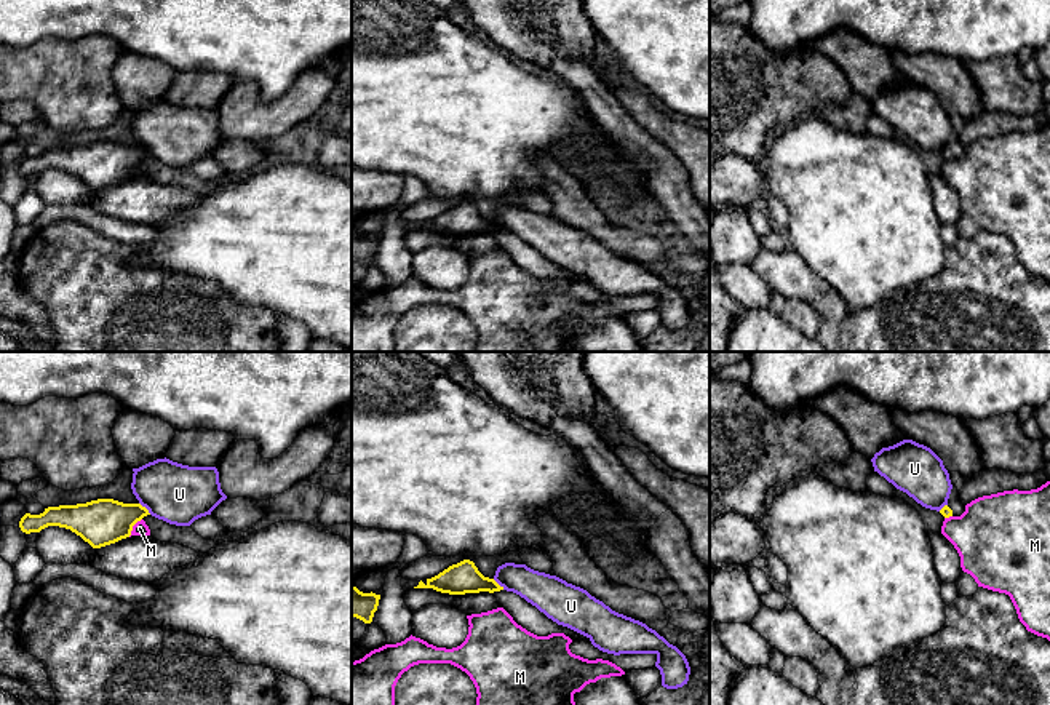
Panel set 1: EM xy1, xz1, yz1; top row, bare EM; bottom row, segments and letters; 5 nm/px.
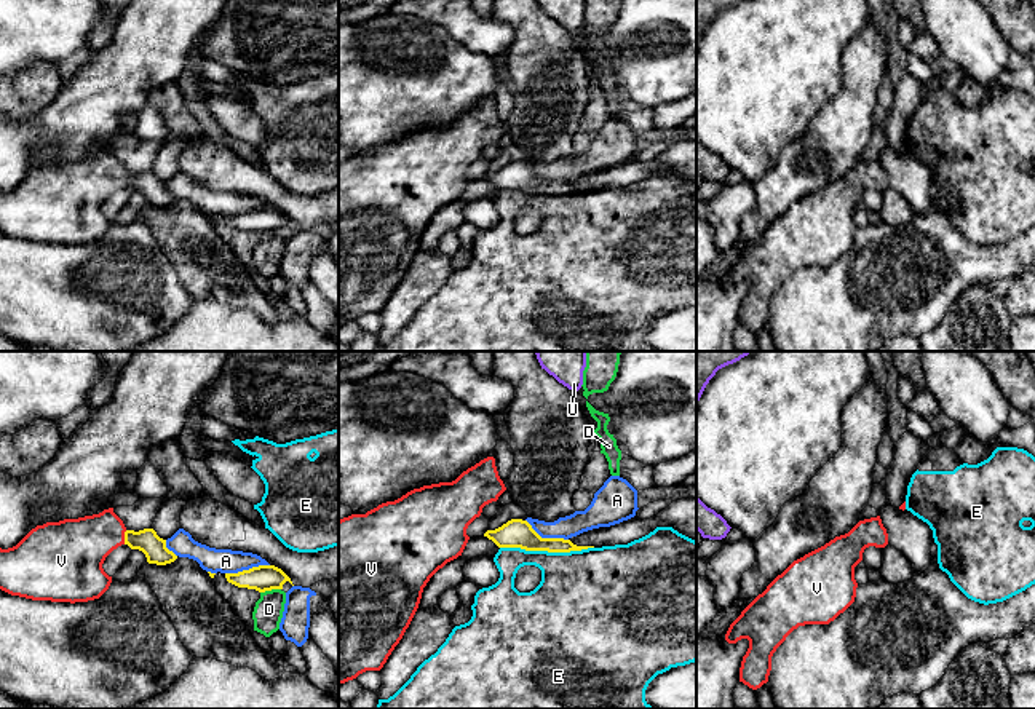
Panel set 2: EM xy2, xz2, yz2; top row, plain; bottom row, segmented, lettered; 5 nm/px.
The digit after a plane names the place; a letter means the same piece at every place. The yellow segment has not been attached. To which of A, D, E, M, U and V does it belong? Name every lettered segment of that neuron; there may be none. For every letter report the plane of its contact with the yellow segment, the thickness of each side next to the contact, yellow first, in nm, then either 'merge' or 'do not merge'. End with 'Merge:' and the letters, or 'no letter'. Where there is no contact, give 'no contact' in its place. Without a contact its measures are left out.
A: contact in xy2; calibres 130 and 130 nm; do not merge
D: contact in xy2; calibres 130 and 150 nm; do not merge
E: contact in xz2; calibres 140 and 380 nm; do not merge
M: contact in xy1; calibres 240 and 70 nm; do not merge
U: contact in xy1; calibres 240 and 300 nm; do not merge
V: contact in xy2; calibres 120 and 300 nm; merge
Merge: V

